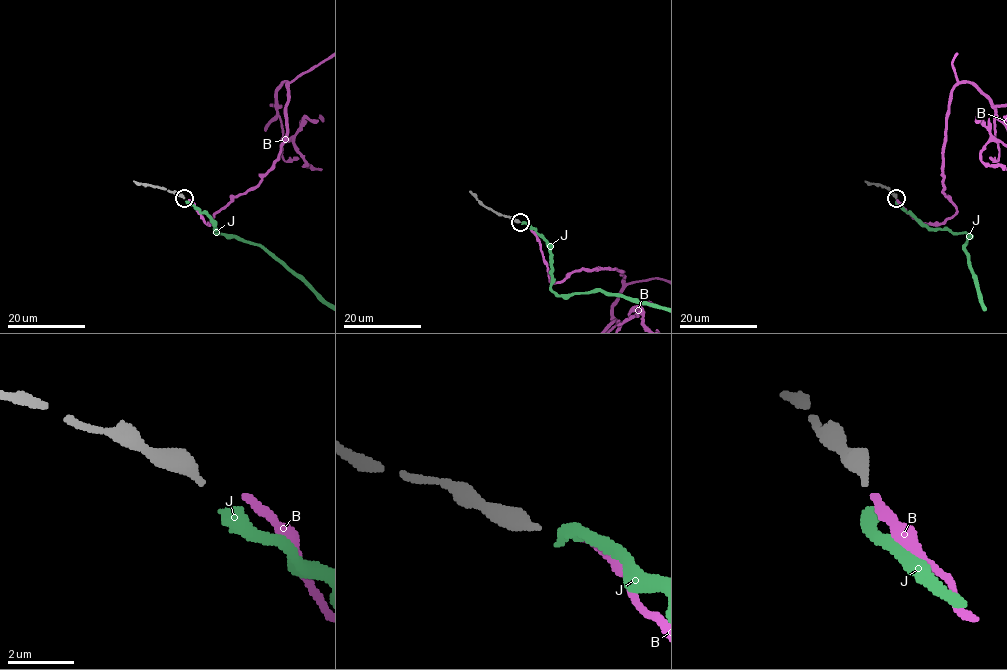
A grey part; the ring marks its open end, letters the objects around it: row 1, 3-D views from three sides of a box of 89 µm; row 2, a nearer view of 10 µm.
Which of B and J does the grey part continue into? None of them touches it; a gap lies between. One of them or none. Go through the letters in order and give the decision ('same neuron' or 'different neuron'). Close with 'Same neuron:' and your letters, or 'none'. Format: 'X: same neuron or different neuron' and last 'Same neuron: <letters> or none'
B: same neuron
J: different neuron
Same neuron: B

